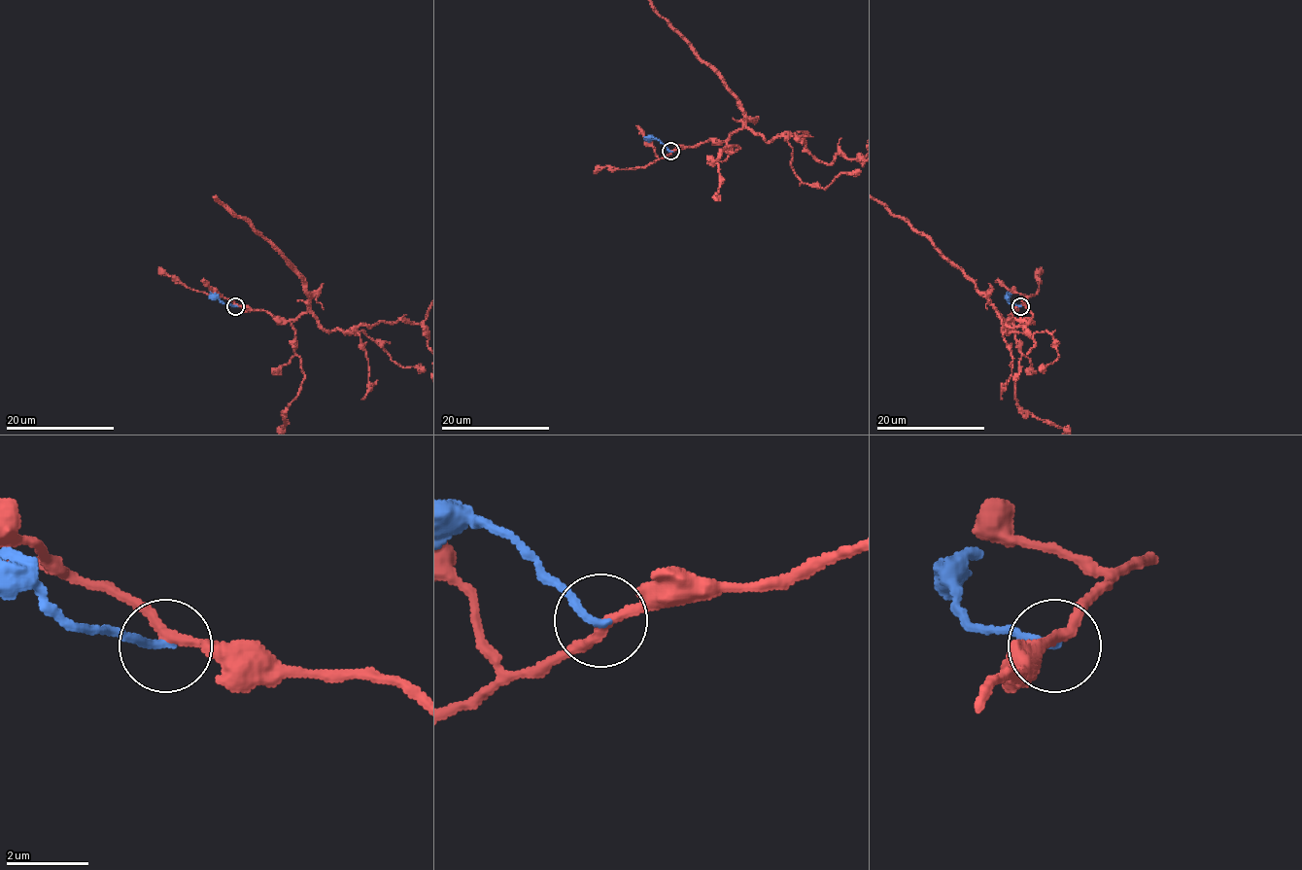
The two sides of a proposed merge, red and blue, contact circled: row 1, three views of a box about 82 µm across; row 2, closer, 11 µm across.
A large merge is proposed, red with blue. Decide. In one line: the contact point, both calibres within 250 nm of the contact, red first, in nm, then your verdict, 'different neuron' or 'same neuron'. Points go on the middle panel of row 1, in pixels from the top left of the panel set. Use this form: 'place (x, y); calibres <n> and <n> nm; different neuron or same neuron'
place (670, 151); calibres 240 and 200 nm; different neuron

